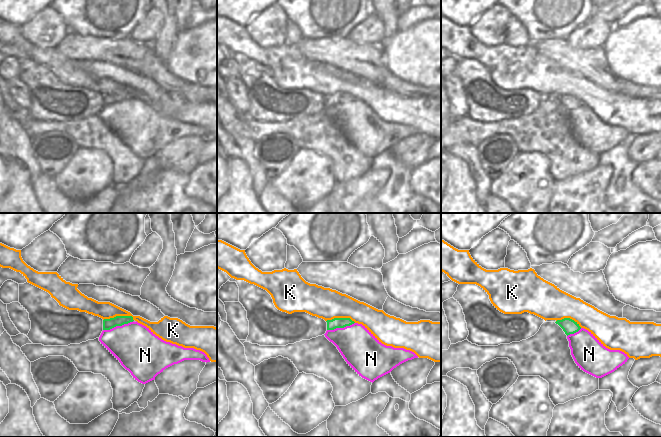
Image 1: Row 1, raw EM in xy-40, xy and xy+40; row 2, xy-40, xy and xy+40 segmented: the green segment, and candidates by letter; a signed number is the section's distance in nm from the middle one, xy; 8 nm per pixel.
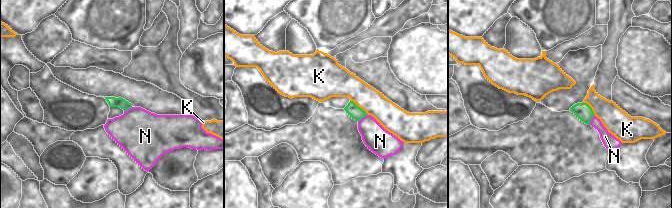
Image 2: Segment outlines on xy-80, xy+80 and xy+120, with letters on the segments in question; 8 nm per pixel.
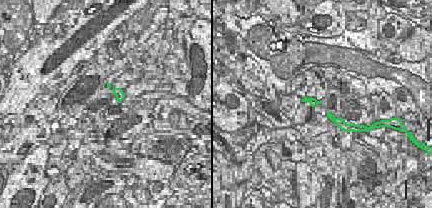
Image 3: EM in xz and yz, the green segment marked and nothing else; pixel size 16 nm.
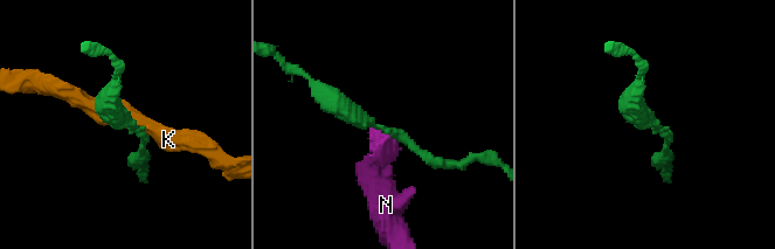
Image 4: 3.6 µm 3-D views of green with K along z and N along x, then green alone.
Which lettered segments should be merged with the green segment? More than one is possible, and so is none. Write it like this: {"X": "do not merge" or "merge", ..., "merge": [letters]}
{"K": "do not merge", "N": "do not merge", "merge": []}

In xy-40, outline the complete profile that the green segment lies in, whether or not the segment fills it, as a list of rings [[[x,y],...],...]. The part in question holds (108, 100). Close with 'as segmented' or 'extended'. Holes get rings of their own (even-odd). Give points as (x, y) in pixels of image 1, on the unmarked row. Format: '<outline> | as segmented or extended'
[[[116,92],[114,94],[104,95],[103,106],[110,106],[116,102],[122,102],[133,97],[134,96],[132,92]]] | as segmented

